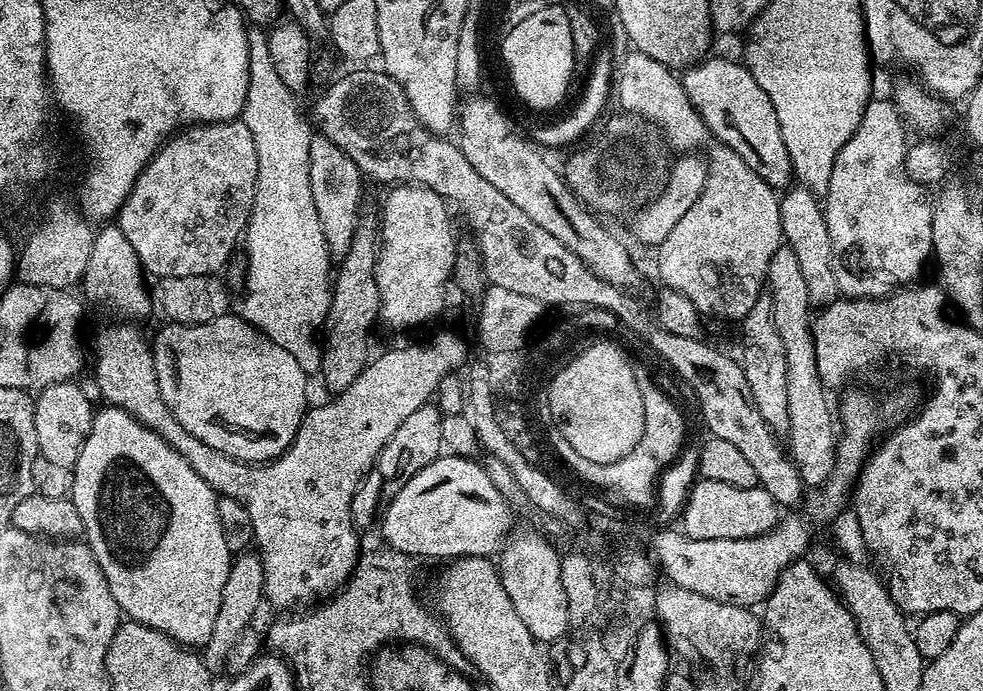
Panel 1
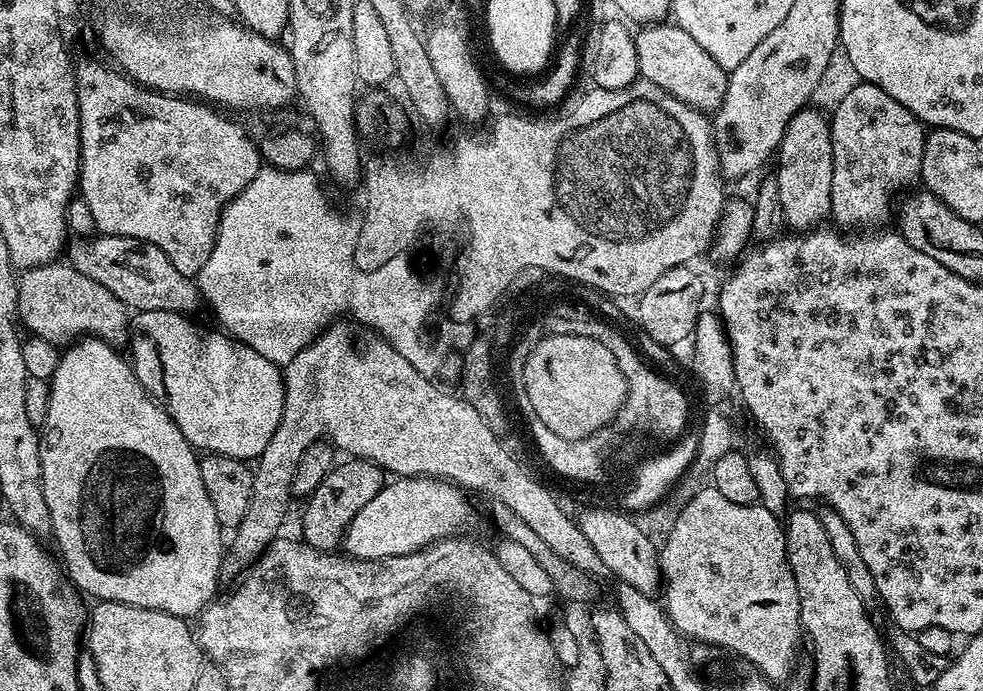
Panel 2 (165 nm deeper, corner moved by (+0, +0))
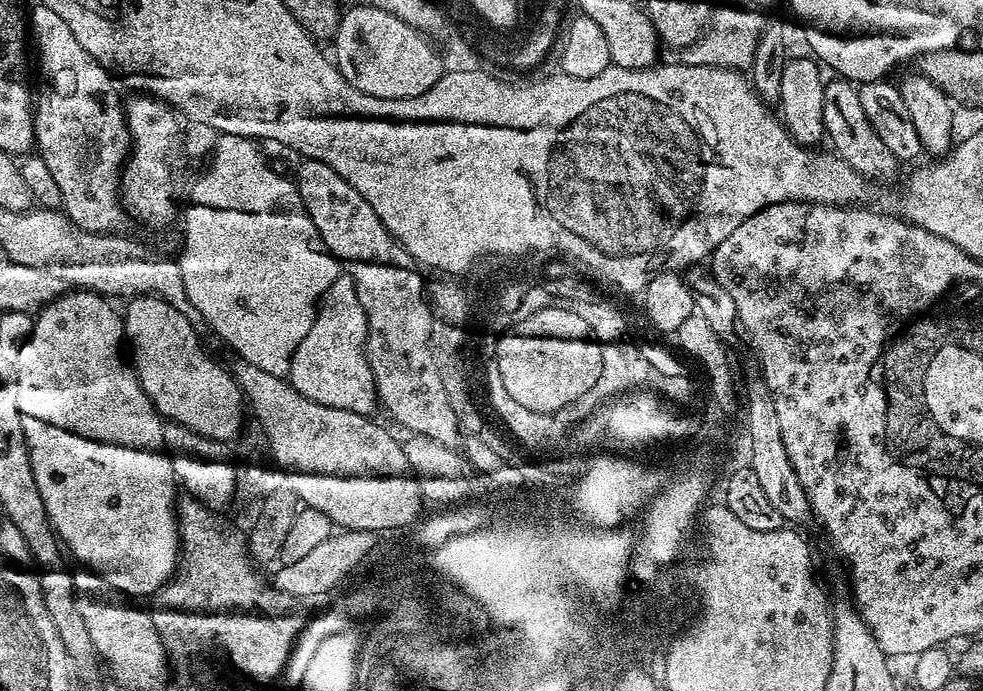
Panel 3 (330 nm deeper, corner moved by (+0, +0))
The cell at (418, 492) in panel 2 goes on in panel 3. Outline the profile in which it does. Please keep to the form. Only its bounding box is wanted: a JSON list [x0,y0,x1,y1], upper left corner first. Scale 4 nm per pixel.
[274,530,378,596]

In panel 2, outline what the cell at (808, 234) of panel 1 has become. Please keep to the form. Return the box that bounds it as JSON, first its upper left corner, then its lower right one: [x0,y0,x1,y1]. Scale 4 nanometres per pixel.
[774,106,834,231]

